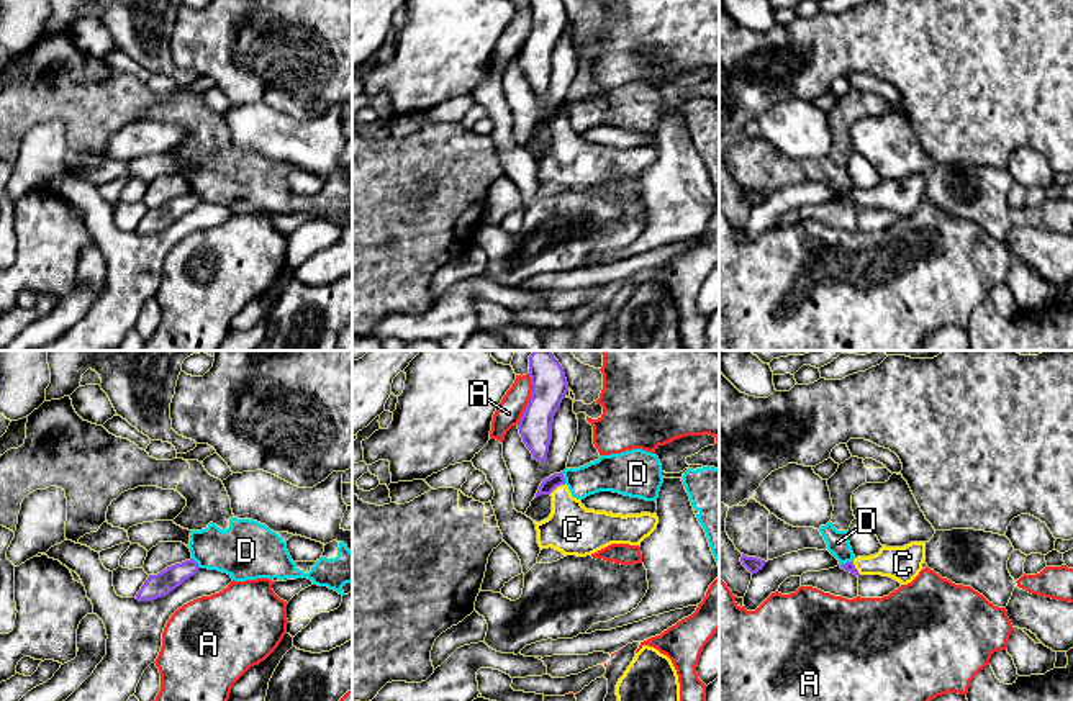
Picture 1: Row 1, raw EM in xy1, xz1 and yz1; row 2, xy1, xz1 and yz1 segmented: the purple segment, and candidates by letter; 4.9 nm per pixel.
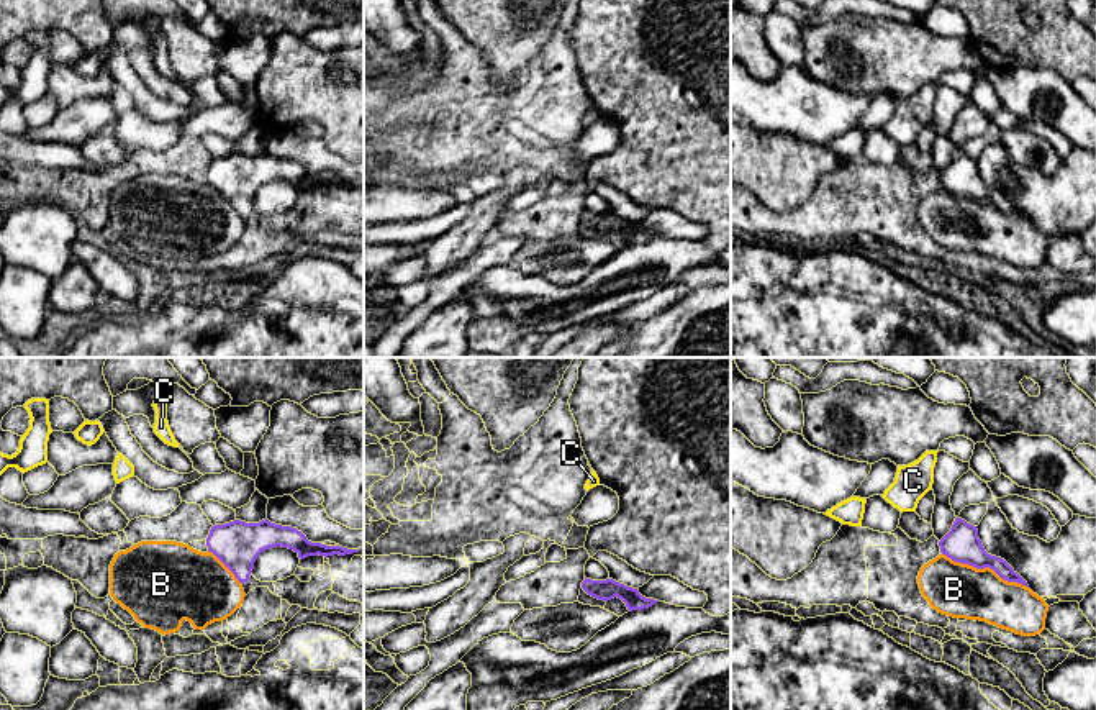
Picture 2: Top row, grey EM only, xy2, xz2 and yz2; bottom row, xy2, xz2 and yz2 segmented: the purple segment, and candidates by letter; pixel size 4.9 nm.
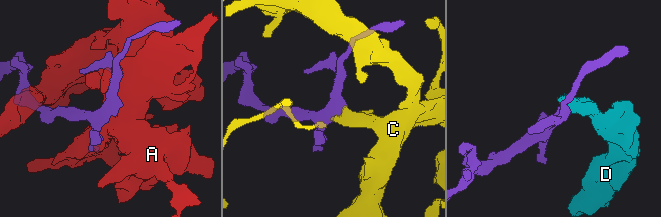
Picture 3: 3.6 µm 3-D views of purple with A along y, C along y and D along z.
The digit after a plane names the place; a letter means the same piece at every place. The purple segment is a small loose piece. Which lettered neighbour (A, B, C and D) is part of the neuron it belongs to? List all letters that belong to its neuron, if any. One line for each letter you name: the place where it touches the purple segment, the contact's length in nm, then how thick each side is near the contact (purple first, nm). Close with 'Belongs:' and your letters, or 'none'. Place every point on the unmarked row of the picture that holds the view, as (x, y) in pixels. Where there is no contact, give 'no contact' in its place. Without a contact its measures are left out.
C: contact xz1 (556, 120); length 90 nm; calibres 70 and 260 nm
Belongs: C

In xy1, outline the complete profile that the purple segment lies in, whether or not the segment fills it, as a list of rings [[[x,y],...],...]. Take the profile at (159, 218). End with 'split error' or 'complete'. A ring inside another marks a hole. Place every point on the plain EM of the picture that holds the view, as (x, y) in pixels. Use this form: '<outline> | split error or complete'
[[[190,192],[182,197],[167,200],[157,208],[149,208],[136,228],[139,234],[152,234],[162,231],[180,219],[185,213],[198,205],[198,197]]] | complete

